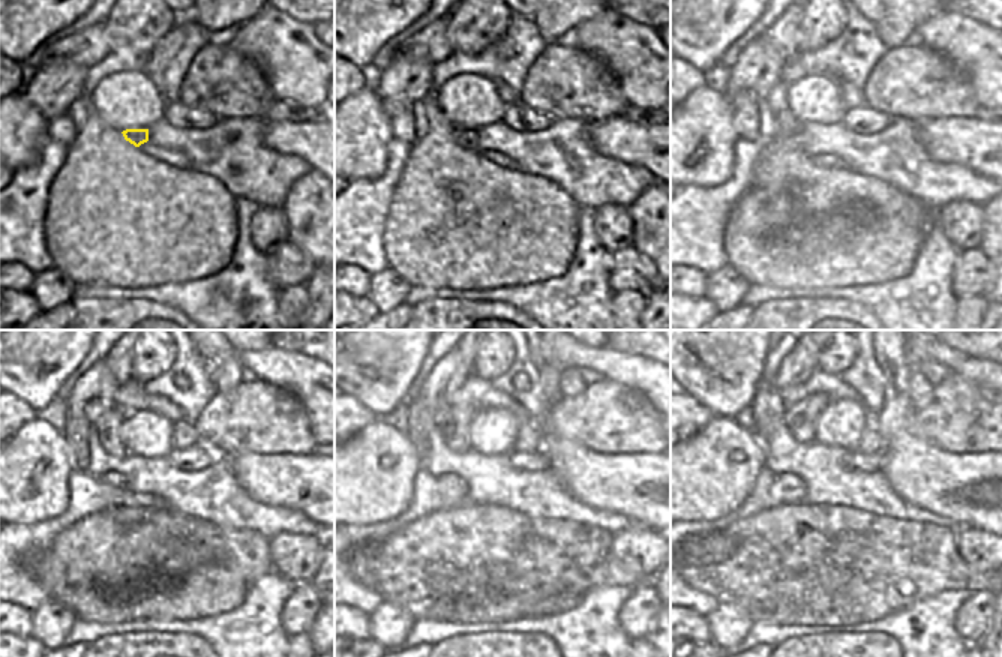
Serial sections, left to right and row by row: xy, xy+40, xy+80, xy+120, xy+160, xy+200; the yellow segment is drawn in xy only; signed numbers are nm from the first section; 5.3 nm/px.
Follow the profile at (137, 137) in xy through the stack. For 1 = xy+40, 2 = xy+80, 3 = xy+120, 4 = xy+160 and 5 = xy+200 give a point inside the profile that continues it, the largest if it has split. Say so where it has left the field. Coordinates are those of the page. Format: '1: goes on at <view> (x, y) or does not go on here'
1: goes on at xy+40 (467, 138)
2: goes on at xy+80 (789, 141)
3: goes on at xy+120 (116, 480)
4: goes on at xy+160 (453, 489)
5: goes on at xy+200 (786, 489)

